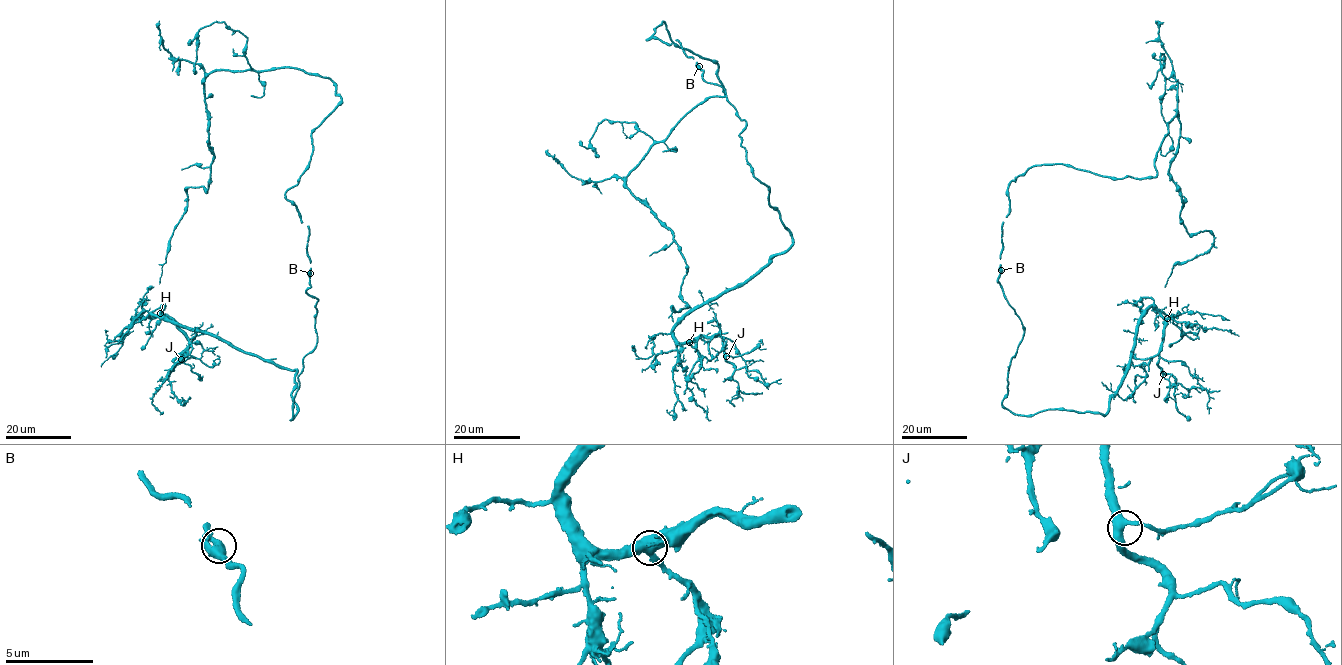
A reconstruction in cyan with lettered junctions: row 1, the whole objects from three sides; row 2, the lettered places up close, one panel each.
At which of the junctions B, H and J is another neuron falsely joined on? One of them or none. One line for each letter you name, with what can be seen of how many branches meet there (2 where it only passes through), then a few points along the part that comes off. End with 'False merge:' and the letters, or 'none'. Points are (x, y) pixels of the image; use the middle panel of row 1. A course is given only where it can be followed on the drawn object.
False merge: none

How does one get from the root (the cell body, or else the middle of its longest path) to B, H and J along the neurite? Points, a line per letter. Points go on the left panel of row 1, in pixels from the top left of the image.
B: (308, 243), (310, 273)
H: (308, 243), (306, 293), (318, 300), (317, 342), (304, 357), (292, 419), (295, 369), (150, 316), (160, 313)
J: (308, 243), (317, 342), (304, 357), (292, 419), (295, 369), (151, 314), (167, 315), (189, 342), (181, 359)

